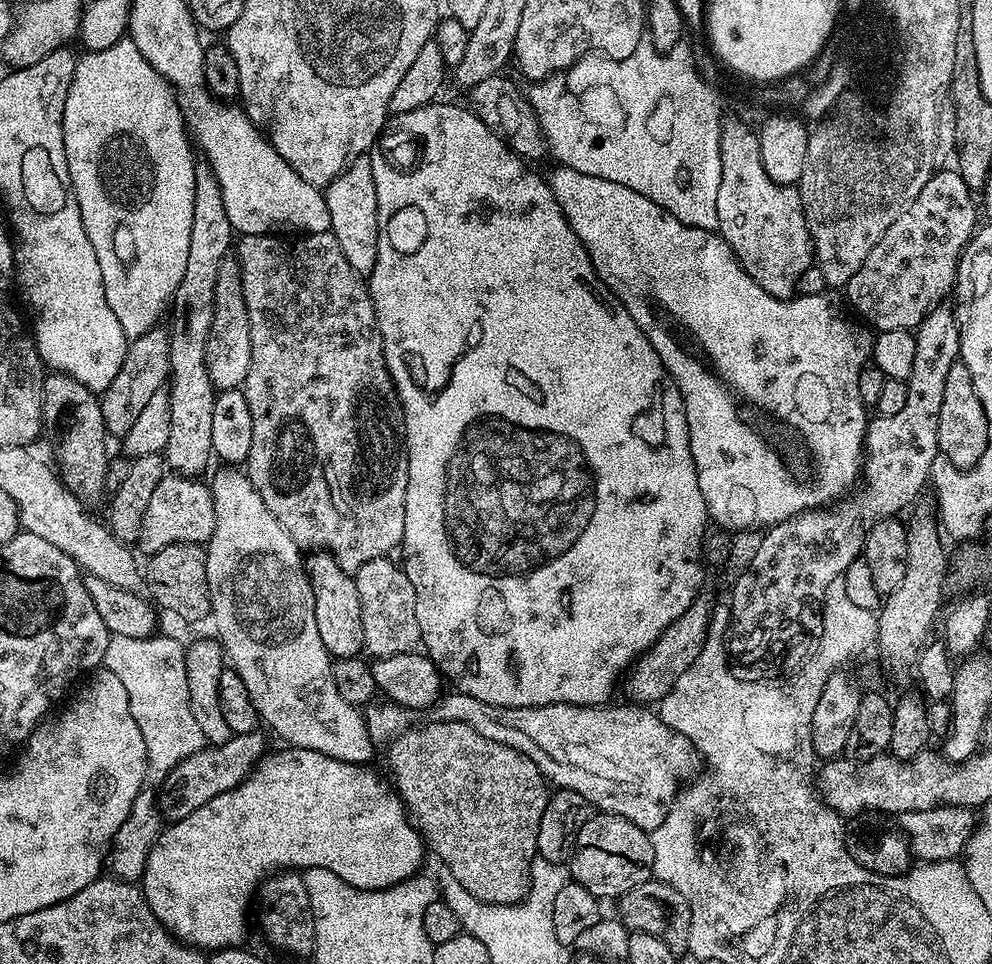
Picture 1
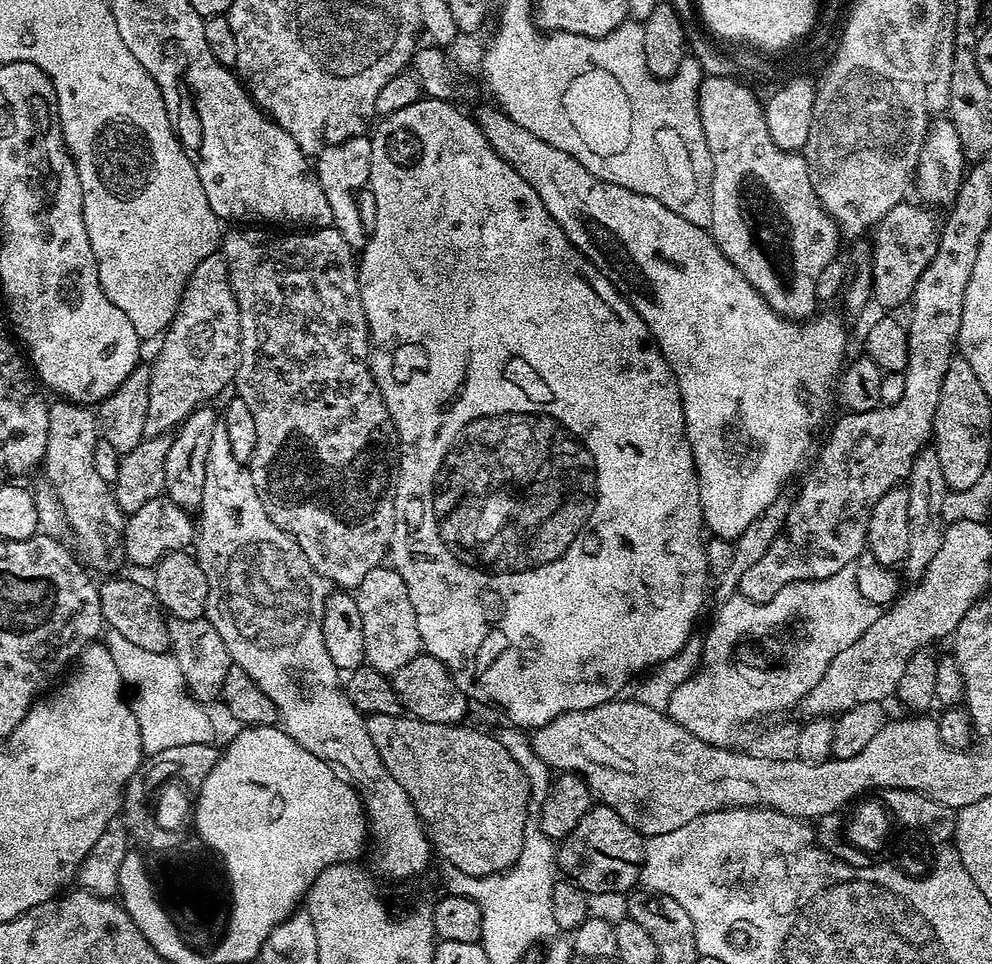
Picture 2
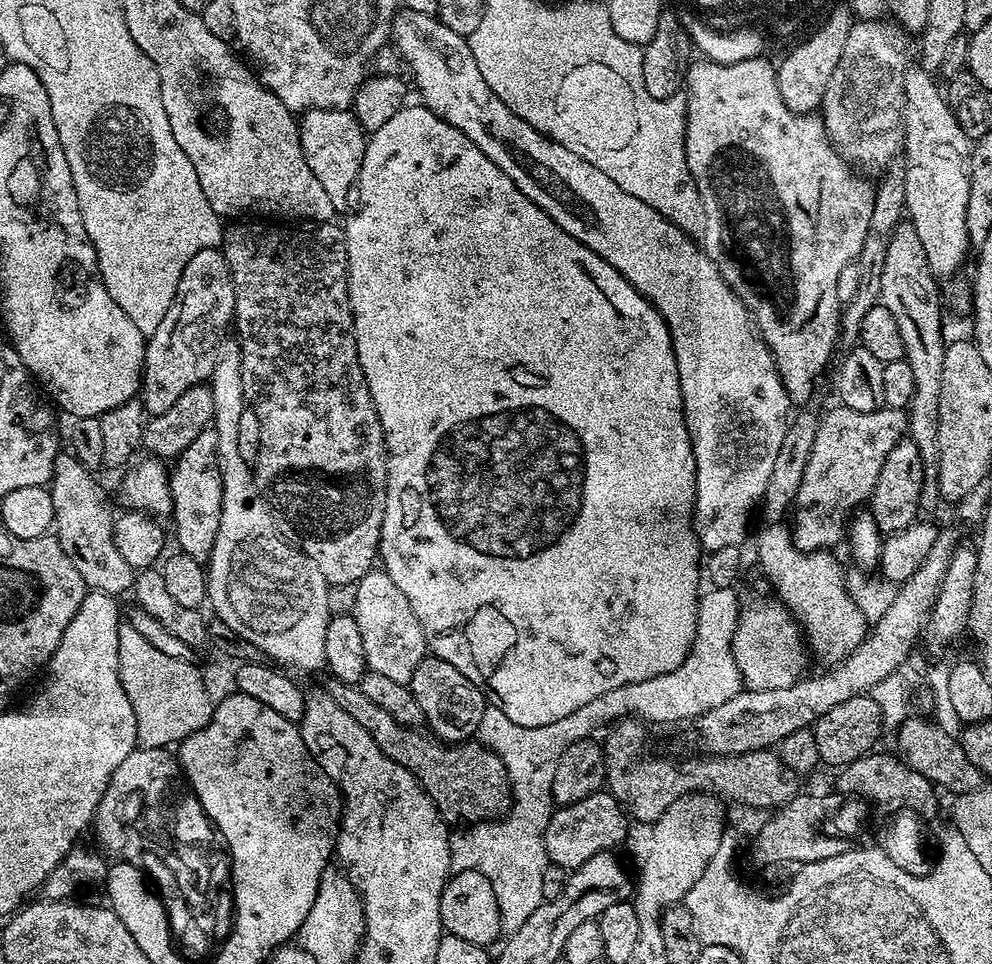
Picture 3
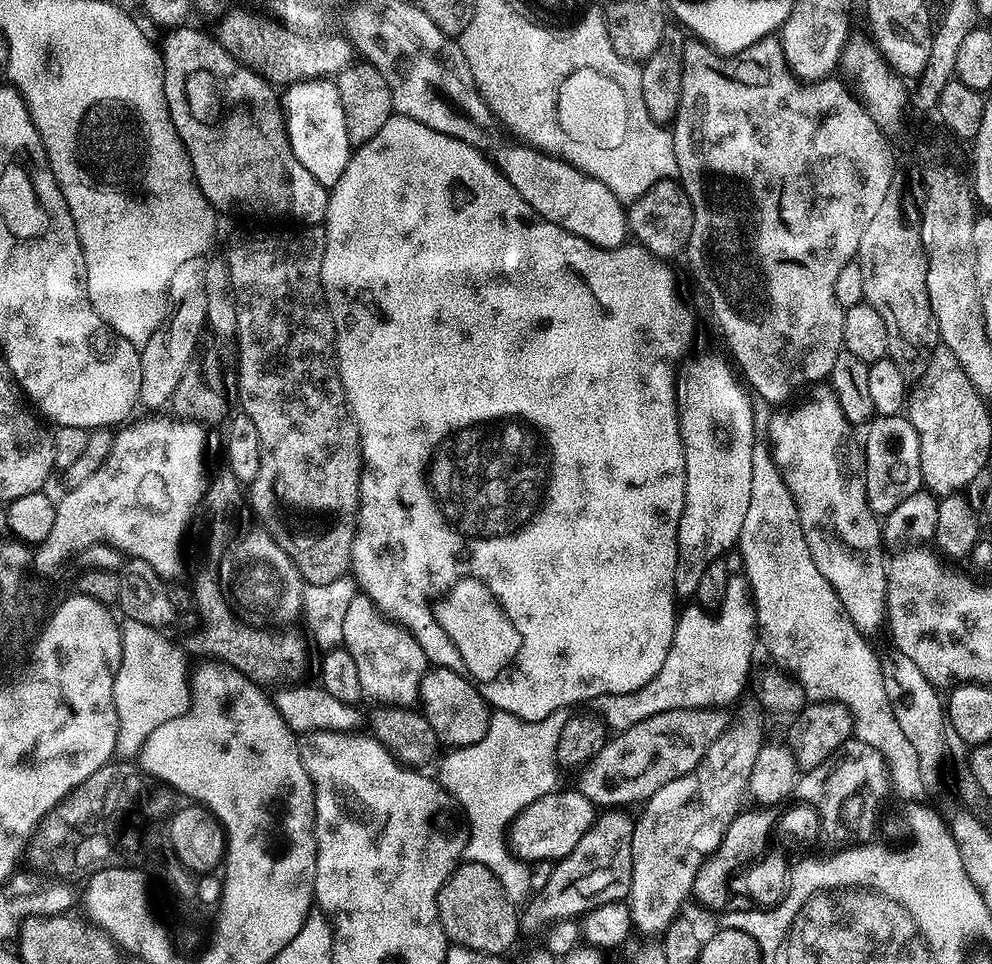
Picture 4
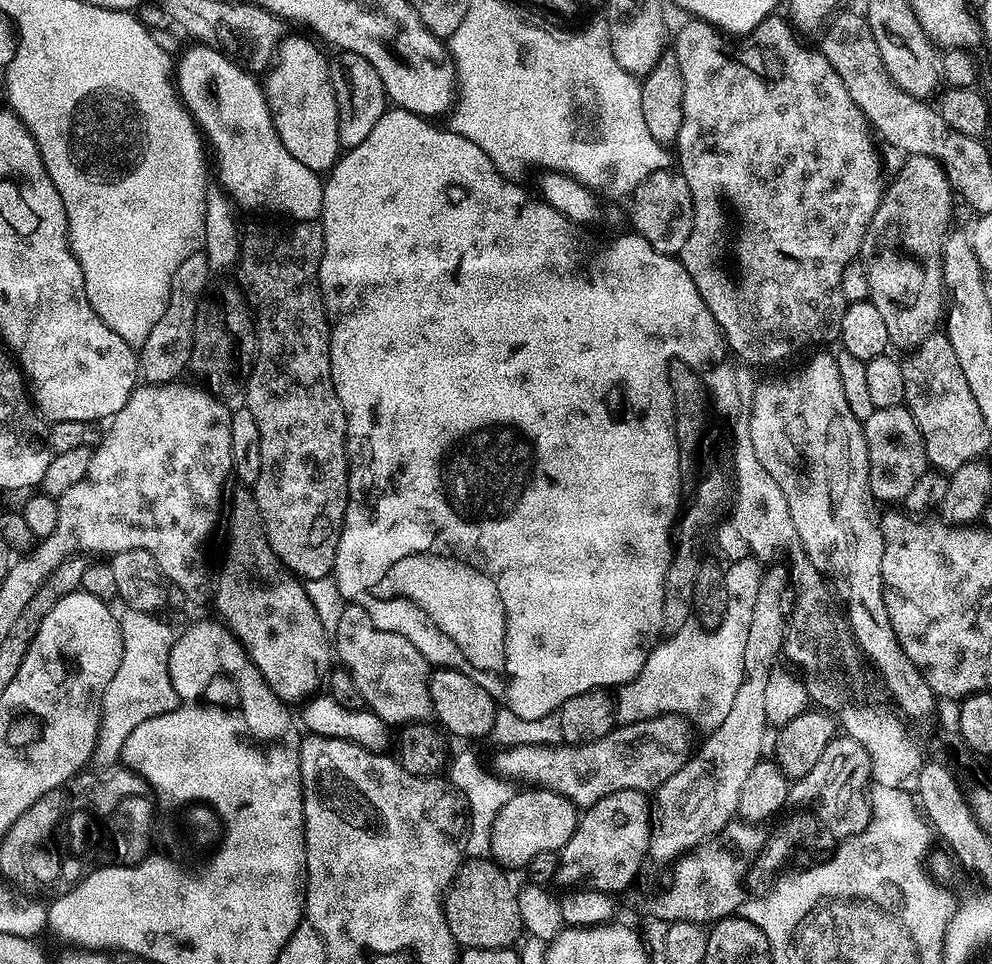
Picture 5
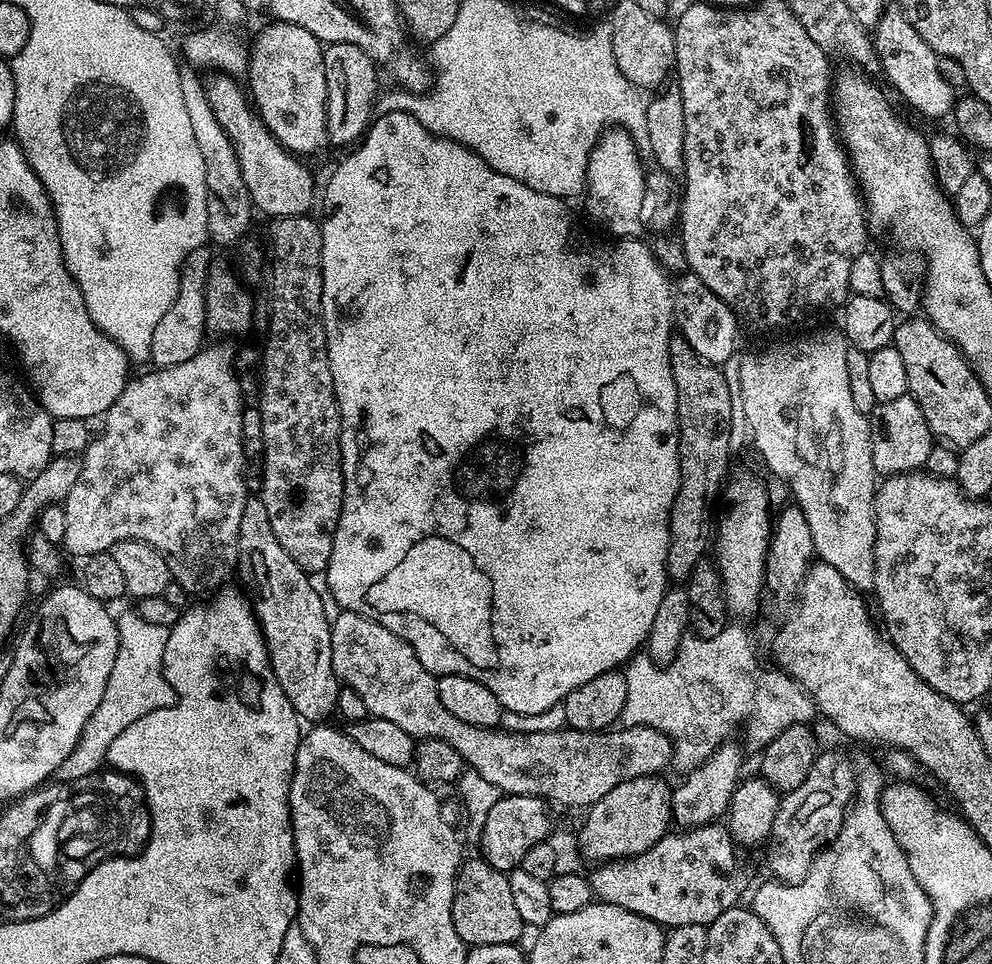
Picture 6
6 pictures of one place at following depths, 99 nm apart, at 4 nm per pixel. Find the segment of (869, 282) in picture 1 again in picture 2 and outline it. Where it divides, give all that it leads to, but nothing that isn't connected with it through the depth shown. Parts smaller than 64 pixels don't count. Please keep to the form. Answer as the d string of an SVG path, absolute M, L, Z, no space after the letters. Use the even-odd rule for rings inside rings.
M901 202L894 206L880 219L871 233L872 248L872 297L877 304L880 303L884 310L896 308L899 304L907 305L912 299L912 291L922 278L926 266L930 266L930 258L934 258L936 247L940 241L941 221L936 221L936 216L931 207L923 203L908 204Z

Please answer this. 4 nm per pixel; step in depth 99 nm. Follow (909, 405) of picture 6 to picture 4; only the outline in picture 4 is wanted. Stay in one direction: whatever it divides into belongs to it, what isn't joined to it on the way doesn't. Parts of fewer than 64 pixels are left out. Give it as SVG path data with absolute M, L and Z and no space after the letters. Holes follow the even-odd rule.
M907 415L876 416L867 425L868 437L862 440L864 454L864 481L870 510L877 517L890 515L906 498L910 498L922 488L922 470L920 469L920 443L918 430L914 430Z

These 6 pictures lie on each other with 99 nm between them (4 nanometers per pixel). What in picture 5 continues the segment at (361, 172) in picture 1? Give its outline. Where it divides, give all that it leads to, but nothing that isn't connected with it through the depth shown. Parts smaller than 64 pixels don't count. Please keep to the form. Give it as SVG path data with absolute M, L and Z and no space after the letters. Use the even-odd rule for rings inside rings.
M285 37L278 50L278 59L271 65L267 73L268 84L263 85L264 94L268 97L268 105L272 108L272 121L282 138L282 146L302 162L302 166L310 166L317 174L327 174L332 171L336 161L342 155L340 139L338 138L338 106L332 84L328 81L329 57L323 56L310 41L304 38Z

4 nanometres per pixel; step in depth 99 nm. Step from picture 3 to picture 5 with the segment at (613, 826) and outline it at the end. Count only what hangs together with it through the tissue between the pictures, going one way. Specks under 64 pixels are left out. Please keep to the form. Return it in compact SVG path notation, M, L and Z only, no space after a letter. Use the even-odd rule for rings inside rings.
M532 786L529 789L529 792L517 791L510 802L498 812L498 818L492 823L491 857L508 870L513 870L512 868L523 869L530 862L530 858L535 858L537 854L543 852L559 853L560 849L566 846L566 842L570 842L576 827L580 824L581 813L578 811L577 805L562 794L539 786Z

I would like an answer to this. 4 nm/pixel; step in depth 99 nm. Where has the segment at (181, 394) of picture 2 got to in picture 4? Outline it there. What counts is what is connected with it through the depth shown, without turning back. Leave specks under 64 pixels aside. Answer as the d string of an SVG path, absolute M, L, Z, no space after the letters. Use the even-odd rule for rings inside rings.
M204 256L190 258L190 262L182 262L174 279L170 282L168 299L170 311L166 317L166 327L151 340L147 340L140 348L142 362L142 386L139 403L148 408L160 408L169 403L182 374L190 361L197 356L201 347L200 335L205 334L207 318L207 298L205 289L206 268L208 260Z

